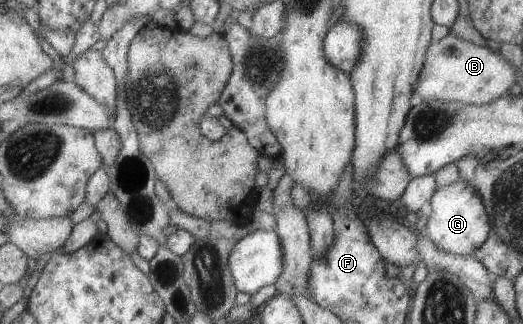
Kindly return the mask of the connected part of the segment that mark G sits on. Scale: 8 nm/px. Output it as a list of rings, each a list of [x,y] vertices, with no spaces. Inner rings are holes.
[[[458,179],[456,182],[440,186],[429,200],[431,209],[424,225],[423,233],[438,250],[458,256],[471,256],[474,249],[484,244],[489,235],[489,220],[477,190]]]

